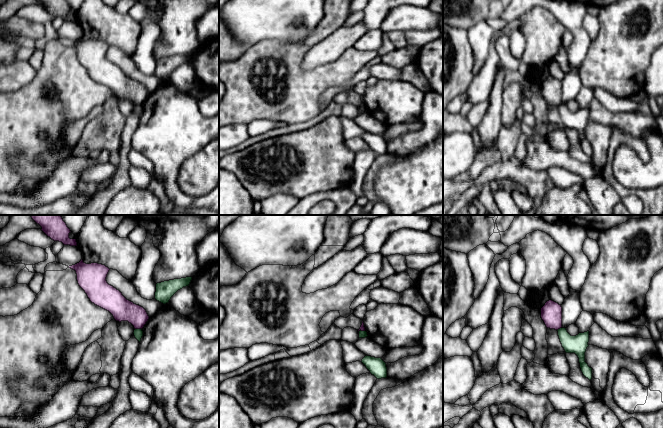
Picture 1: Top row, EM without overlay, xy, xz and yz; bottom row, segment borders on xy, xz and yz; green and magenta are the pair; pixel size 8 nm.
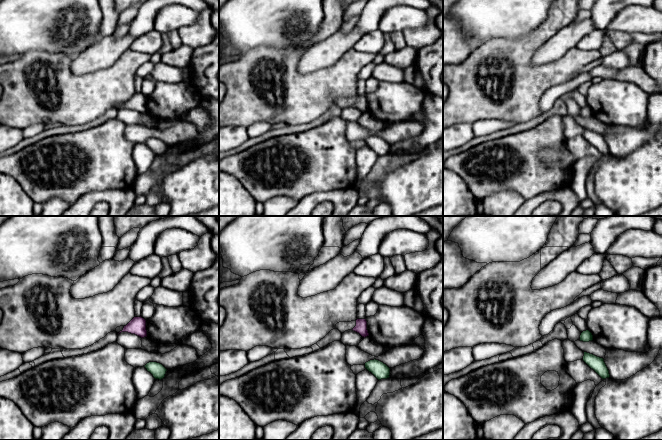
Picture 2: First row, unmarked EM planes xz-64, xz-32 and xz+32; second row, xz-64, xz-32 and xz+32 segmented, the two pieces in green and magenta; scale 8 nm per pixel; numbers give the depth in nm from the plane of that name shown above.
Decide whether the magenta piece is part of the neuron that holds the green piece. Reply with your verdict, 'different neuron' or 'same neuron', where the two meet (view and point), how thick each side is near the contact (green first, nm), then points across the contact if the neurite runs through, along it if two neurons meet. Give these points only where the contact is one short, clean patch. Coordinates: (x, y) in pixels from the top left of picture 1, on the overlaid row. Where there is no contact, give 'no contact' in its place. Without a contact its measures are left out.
different neuron; meets green in xy at (138, 329); 80 nm thick on the green side, 180 nm on the other; border along xy (135, 328), (141, 329)

